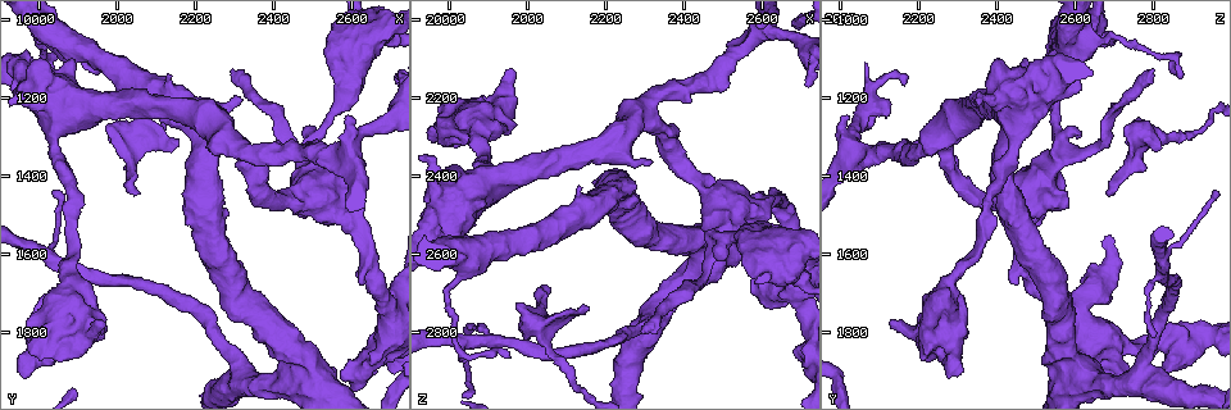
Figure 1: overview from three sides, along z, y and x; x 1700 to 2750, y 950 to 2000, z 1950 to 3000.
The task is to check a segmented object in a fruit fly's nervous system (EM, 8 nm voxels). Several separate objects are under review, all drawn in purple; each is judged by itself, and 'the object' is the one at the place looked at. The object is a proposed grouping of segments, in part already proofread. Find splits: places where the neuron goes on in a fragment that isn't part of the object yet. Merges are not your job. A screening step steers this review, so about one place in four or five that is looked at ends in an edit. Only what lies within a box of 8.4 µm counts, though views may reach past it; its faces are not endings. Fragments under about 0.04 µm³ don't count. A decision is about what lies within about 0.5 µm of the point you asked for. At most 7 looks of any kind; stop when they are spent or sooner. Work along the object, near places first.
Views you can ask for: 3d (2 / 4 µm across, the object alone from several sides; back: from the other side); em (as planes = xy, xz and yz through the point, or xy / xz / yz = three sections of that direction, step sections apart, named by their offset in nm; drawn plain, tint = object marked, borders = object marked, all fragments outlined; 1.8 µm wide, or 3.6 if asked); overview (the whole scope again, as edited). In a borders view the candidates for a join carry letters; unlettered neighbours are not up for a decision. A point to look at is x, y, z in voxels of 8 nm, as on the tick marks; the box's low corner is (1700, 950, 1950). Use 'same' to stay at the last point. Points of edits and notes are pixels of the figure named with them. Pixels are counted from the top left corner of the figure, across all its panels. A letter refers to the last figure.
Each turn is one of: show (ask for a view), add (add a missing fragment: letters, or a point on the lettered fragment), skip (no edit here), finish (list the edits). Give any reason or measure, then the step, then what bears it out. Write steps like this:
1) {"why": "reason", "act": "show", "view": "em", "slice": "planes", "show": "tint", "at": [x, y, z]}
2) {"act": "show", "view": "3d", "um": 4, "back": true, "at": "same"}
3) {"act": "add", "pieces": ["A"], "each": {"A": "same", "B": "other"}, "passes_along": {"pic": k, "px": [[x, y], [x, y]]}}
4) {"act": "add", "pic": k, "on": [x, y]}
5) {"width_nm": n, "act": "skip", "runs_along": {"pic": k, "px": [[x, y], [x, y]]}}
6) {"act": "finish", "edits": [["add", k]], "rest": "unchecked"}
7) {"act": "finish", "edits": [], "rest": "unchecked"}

{"why": "branch stops here", "act": "show", "view": "3d", "um": 2, "at": [2050, 1450, 2690]}

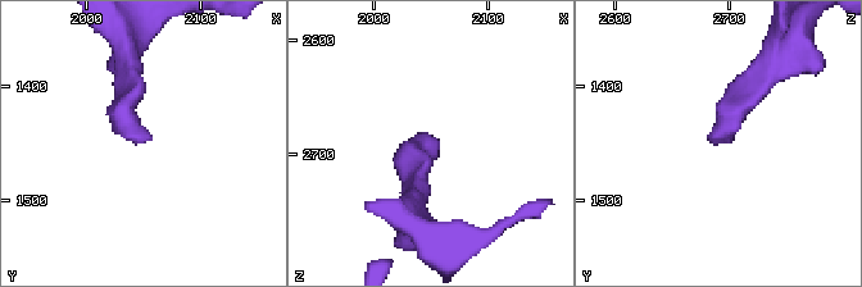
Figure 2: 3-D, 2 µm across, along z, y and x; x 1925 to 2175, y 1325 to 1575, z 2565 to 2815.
{"why": "now the EM", "act": "show", "view": "em", "um": 3.6, "slice": "yz", "step": 8, "show": "tint", "at": [2046, 1450, 2686]}

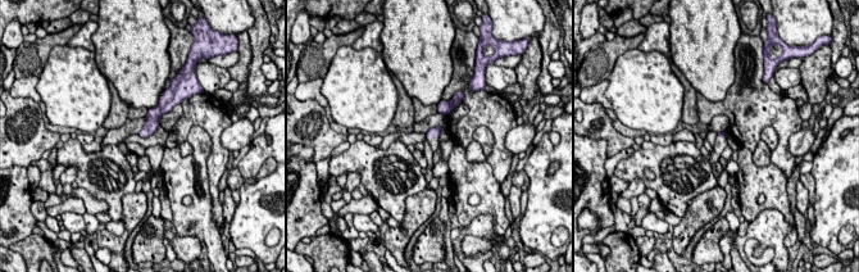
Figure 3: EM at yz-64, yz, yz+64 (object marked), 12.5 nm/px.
{"why": "cut it another way", "act": "show", "view": "em", "um": 3.6, "slice": "xy", "step": 16, "show": "borders", "at": "same"}

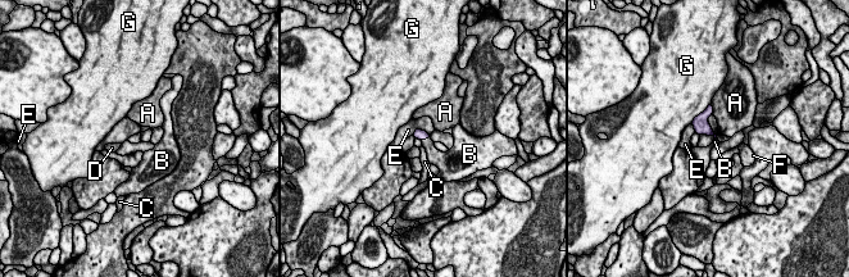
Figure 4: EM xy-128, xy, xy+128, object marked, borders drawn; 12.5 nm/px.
{"act": "add", "pieces": ["B"], "each": {"A": "other", "B": "same", "C": "other", "D": "other", "E": "other", "F": "other", "G": "other"}, "passes_along": {"pic": 4, "px": [[422, 135], [425, 139], [434, 155]]}, "found": "it goes on there"}

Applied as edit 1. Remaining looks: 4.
{"why": "an open end", "act": "show", "view": "em", "slice": "planes", "show": "borders", "at": [1965, 1770, 2130]}

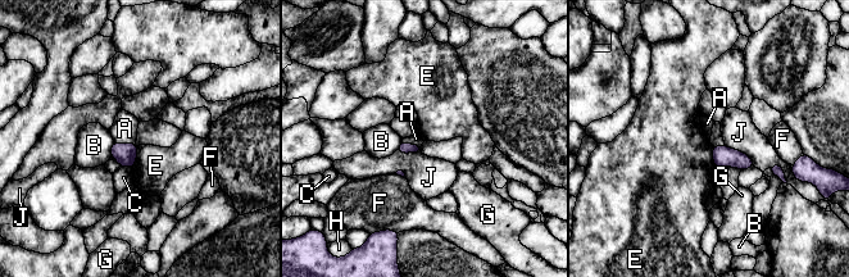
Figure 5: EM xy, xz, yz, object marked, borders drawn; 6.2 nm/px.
{"act": "skip", "each": {"A": "other", "B": "other", "C": "other", "E": "other", "F": "other", "G": "other", "H": "other", "J": "other"}, "found": "none of them fits"}

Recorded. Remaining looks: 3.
{"act": "finish", "edits": [["add", 4]], "rest": "unchecked"}

